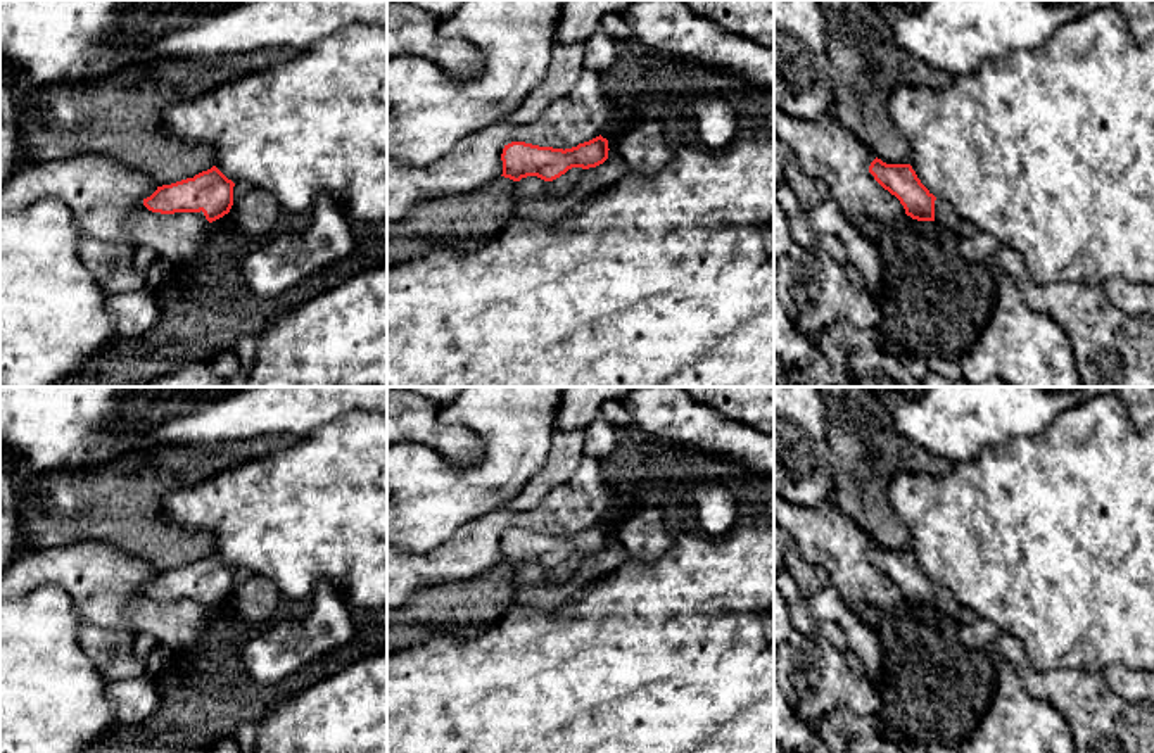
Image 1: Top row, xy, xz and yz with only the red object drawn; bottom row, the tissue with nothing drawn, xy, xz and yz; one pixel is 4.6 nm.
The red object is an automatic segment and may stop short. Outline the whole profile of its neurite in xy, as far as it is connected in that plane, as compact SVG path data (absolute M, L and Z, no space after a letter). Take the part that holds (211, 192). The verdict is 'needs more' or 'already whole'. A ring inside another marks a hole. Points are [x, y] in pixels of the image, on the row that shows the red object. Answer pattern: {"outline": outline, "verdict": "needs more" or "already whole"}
{"outline": "M216 166L157 190L143 199L143 206L152 212L204 212L209 223L223 218L233 206L233 187Z", "verdict": "already whole"}

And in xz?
{"outline": "M601 135L572 149L539 147L525 142L504 145L503 174L513 181L537 176L553 181L572 168L596 168L608 159L608 140Z", "verdict": "already whole"}

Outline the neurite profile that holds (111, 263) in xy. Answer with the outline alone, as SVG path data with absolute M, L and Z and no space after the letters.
M88 235L81 237L76 247L79 261L93 280L112 295L145 285L145 276L133 268L135 249L131 242L98 240Z

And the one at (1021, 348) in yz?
M993 268L993 276L993 318L973 351L959 359L962 378L971 385L999 378L1009 387L1083 387L1062 326L1031 309L1002 269Z

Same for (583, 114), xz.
M582 69L572 92L551 102L536 121L511 124L506 119L479 128L425 166L408 166L387 157L387 221L403 219L416 204L449 195L466 193L484 187L489 180L503 174L503 149L511 142L525 142L539 147L572 149L601 135L610 119L610 102L603 92L603 74L594 69Z

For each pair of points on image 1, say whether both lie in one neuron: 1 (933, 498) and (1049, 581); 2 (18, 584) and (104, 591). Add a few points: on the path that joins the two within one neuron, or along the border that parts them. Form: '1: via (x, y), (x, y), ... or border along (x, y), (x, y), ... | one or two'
1: via (963, 524), (971, 529), (999, 531), (1020, 551) | one
2: via (38, 574), (83, 574) | one

